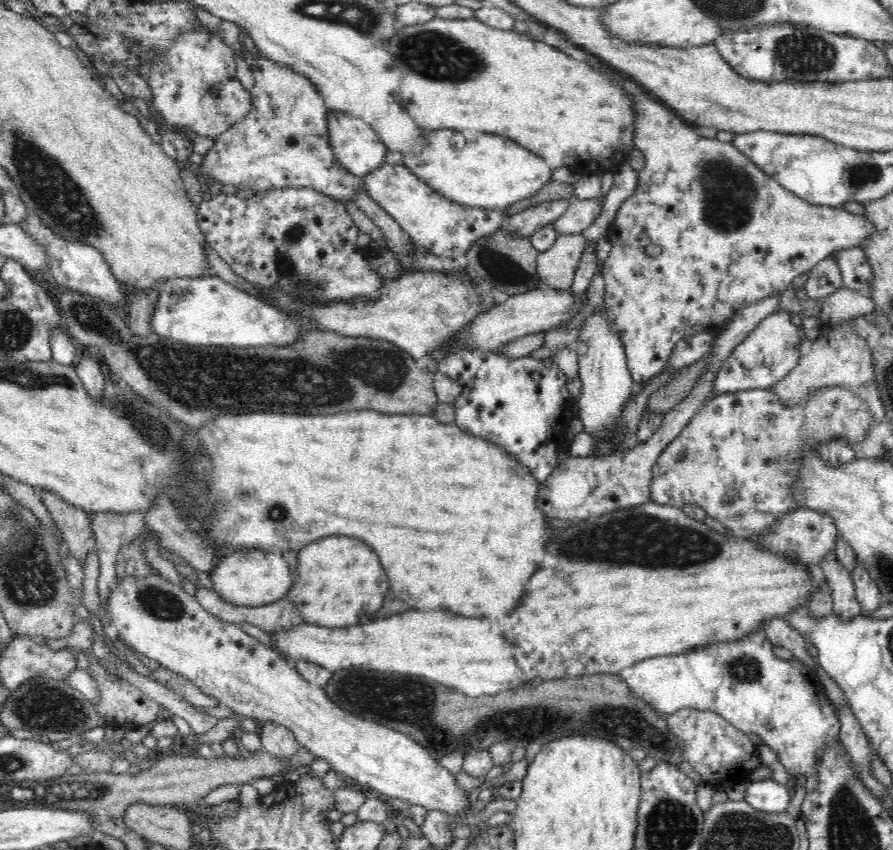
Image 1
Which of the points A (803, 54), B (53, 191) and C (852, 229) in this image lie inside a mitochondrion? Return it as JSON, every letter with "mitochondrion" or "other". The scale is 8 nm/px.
{"A":"mitochondrion","B":"mitochondrion","C":"other"}

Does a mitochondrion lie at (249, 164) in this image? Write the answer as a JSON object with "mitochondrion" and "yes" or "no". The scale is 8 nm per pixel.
{"mitochondrion":"no"}

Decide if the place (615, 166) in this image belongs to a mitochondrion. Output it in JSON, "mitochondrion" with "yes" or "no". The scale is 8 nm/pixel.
{"mitochondrion":"no"}

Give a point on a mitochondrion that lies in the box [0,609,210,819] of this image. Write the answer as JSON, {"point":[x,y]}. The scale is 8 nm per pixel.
{"point":[46,709]}

